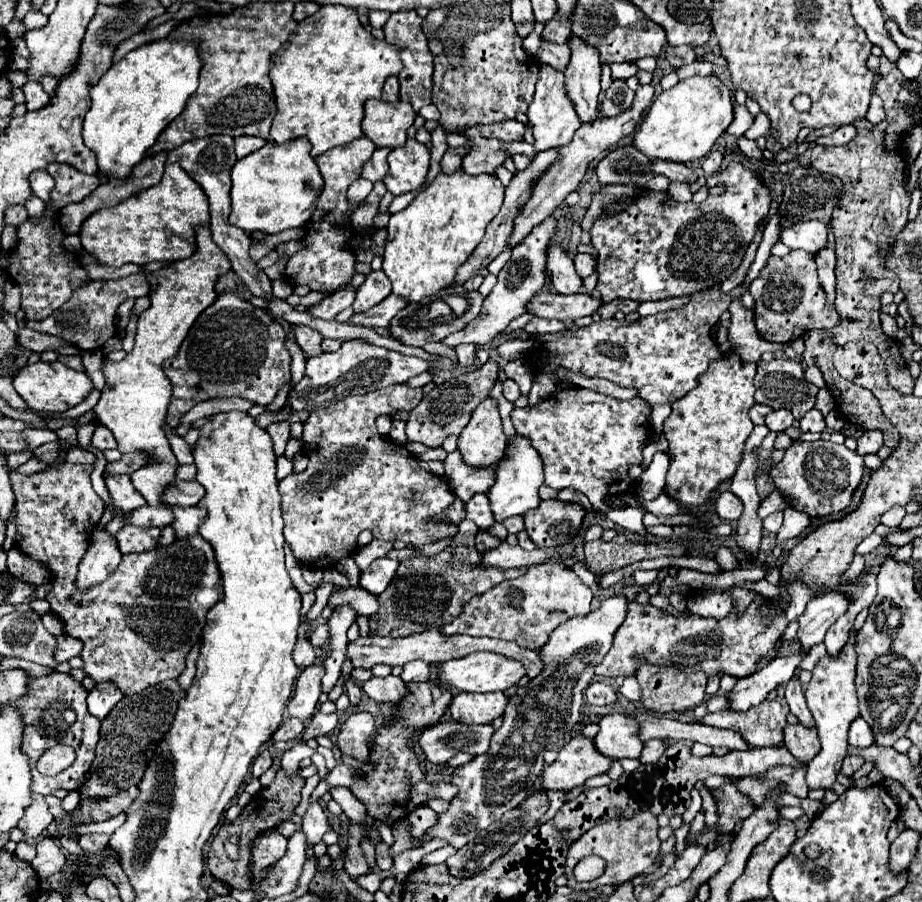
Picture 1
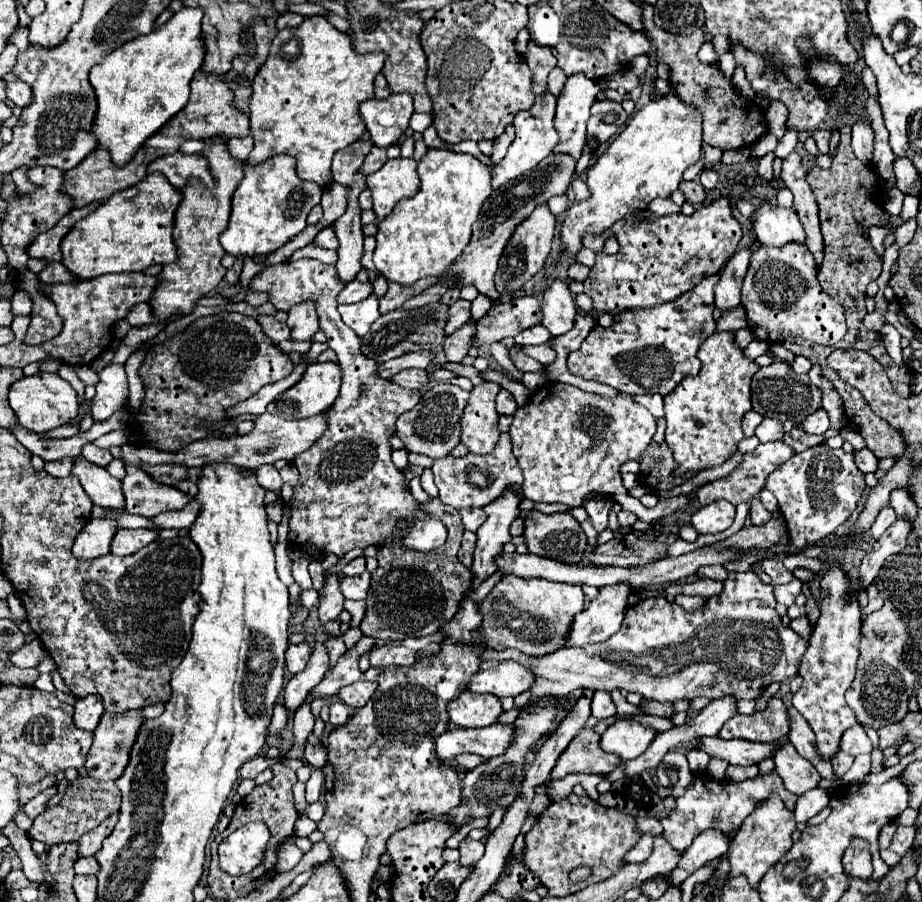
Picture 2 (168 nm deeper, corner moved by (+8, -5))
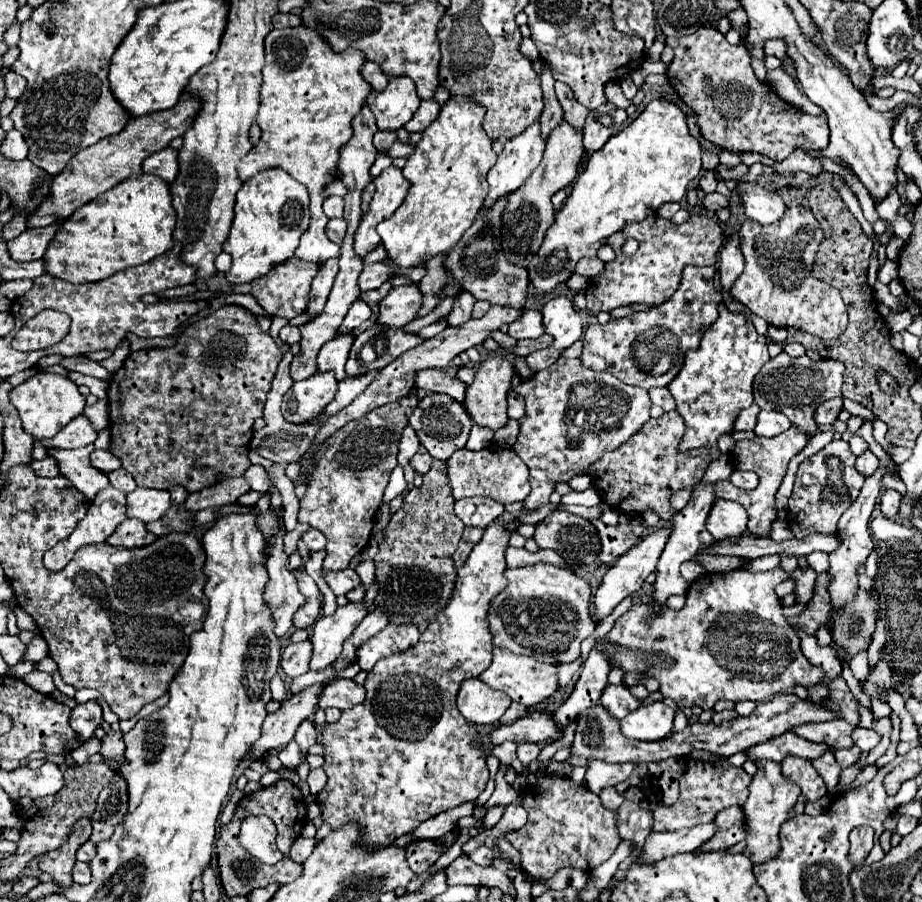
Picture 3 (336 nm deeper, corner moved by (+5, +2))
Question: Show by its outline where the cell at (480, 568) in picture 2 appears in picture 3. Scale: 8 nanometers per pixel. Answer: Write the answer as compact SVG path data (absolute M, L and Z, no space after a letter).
M495 521L485 529L483 541L475 545L465 565L457 571L455 589L445 609L427 625L417 645L405 653L381 659L365 679L365 701L353 709L345 709L341 719L333 725L323 727L321 745L325 749L325 773L329 777L325 789L317 795L323 819L333 829L349 821L359 823L361 841L369 847L383 847L401 835L417 829L419 823L463 805L475 801L489 781L489 771L485 765L485 751L477 741L479 733L463 719L455 707L455 697L459 685L465 679L479 677L487 665L491 665L491 633L487 623L487 611L491 599L501 593L507 585L505 571L505 549L511 533L503 533L503 523Z

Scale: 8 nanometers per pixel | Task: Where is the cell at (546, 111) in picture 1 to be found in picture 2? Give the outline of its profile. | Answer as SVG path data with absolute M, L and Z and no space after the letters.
M544 92L540 96L536 96L534 104L530 110L522 110L514 116L514 126L516 126L516 138L508 148L508 154L502 158L502 162L494 168L494 176L492 176L492 188L500 188L502 184L506 184L508 180L514 180L516 176L524 174L526 170L532 170L540 164L540 160L544 160L548 154L552 154L552 150L558 144L558 132L554 128L554 112L556 110L556 98L552 96L552 92Z

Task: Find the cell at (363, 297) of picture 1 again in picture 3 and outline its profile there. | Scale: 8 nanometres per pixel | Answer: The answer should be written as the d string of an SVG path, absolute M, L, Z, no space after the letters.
M357 299L357 301L351 305L349 313L345 315L345 319L343 319L341 327L339 327L339 333L341 333L341 335L351 333L351 331L353 331L353 329L357 329L359 325L363 325L363 323L369 319L369 315L371 315L369 305L367 305L367 303L363 303L361 299Z

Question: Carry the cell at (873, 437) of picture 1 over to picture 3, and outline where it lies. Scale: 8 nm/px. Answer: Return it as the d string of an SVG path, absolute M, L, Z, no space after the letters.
M871 451L861 453L861 455L857 457L857 461L855 461L855 469L857 469L861 475L865 475L865 477L875 471L875 465L879 465L879 459L877 459Z

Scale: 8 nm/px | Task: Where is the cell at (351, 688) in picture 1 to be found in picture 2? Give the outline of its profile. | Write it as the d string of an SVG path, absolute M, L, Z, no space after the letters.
M340 702L330 706L330 724L332 726L342 726L342 724L348 722L348 718L350 718L350 708L348 706L344 706Z

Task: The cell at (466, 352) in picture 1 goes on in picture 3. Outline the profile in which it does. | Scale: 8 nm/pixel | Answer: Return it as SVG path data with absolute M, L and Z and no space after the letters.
M461 291L461 295L453 303L453 311L449 313L449 325L455 327L455 325L461 325L461 323L469 321L473 305L475 305L475 297L467 291Z

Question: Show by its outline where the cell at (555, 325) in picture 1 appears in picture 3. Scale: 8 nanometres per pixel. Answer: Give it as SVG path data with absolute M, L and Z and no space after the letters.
M527 309L517 321L507 327L507 333L513 339L537 339L543 335L543 321L541 313L535 309Z

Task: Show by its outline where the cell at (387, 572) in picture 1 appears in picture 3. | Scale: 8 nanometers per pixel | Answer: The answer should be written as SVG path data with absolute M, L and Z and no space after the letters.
M341 569L341 571L321 571L321 575L323 575L323 579L325 579L325 583L331 587L331 591L335 593L335 595L347 595L353 587L357 587L359 583L361 583L361 579L359 579L359 575L353 571L353 569Z

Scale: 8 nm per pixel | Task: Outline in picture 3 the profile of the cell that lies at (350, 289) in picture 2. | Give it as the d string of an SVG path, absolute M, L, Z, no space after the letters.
M383 261L379 263L365 263L363 265L363 271L359 275L359 289L361 291L369 291L369 289L379 289L385 281L389 281L391 277L399 275L397 269L385 265Z

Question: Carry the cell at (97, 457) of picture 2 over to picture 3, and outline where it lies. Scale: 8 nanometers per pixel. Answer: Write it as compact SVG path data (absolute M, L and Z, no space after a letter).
M107 449L93 451L93 453L91 453L91 465L93 465L97 471L105 473L105 475L109 475L111 471L115 471L115 469L121 467L119 461L115 461L115 457L111 457L111 453L107 453Z

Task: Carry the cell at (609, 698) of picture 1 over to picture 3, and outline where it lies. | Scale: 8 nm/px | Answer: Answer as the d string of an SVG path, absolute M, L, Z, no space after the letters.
M607 685L601 697L601 703L617 719L627 717L631 711L641 707L641 699L633 697L625 685Z

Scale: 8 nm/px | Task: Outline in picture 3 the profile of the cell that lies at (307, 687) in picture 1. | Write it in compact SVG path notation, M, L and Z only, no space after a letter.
M365 601L357 603L347 603L339 607L333 615L329 617L319 617L315 627L313 627L313 659L311 659L311 669L319 671L327 665L331 665L339 655L343 641L351 637L355 627L363 621L363 617L369 613Z

